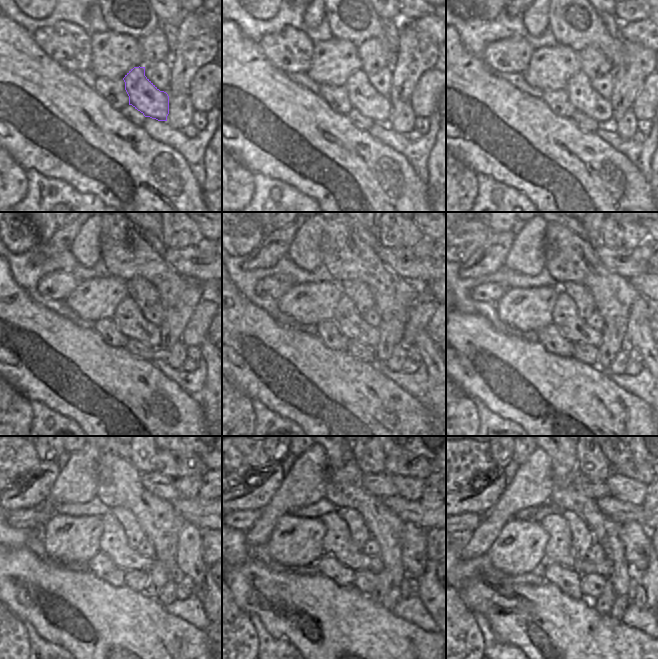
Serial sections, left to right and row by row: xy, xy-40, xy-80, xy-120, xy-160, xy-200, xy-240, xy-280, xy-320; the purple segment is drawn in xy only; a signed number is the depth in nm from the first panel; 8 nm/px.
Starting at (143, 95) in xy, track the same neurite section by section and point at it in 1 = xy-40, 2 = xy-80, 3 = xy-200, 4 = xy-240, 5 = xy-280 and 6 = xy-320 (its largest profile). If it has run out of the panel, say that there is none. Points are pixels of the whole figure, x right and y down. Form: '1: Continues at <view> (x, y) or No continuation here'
1: Continues at xy-40 (364, 98)
2: Continues at xy-80 (583, 97)
3: Continues at xy-200 (565, 317)
4: Continues at xy-240 (113, 542)
5: Continues at xy-280 (337, 542)
6: Continues at xy-320 (558, 548).

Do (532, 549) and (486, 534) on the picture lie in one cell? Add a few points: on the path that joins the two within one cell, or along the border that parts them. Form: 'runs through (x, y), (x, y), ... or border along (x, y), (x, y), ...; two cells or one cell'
border along (510, 518), (485, 553); two cells

